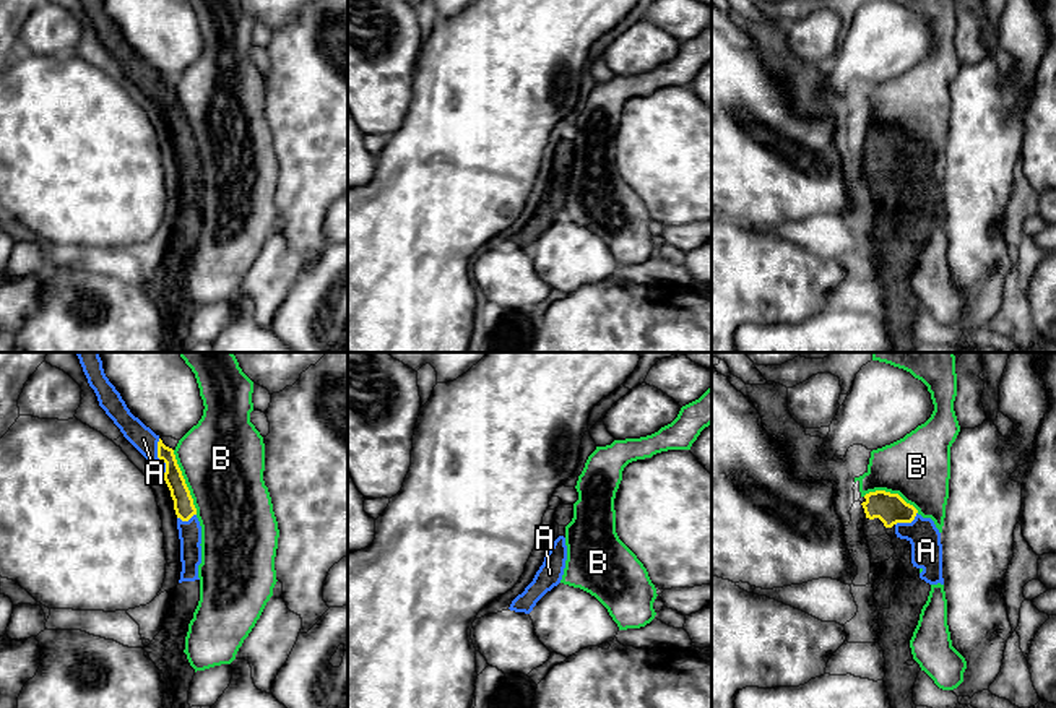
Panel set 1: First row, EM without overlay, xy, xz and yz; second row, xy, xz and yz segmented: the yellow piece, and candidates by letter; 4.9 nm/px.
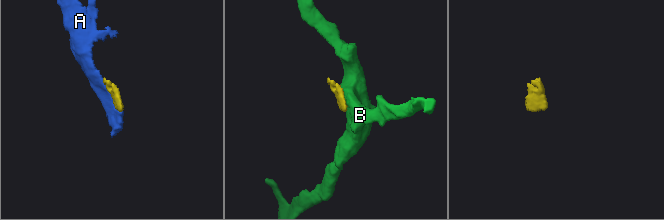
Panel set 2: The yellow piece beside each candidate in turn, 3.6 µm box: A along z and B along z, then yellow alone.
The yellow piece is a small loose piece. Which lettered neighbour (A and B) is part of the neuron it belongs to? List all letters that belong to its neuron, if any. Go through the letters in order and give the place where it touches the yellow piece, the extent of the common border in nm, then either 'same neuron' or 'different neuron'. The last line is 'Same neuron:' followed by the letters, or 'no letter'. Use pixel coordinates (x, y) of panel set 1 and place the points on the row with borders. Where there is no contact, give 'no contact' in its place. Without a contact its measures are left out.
A: contact xy (160, 458); length 190 nm; same neuron
B: contact xy (184, 483); length 340 nm; different neuron
Same neuron: A

